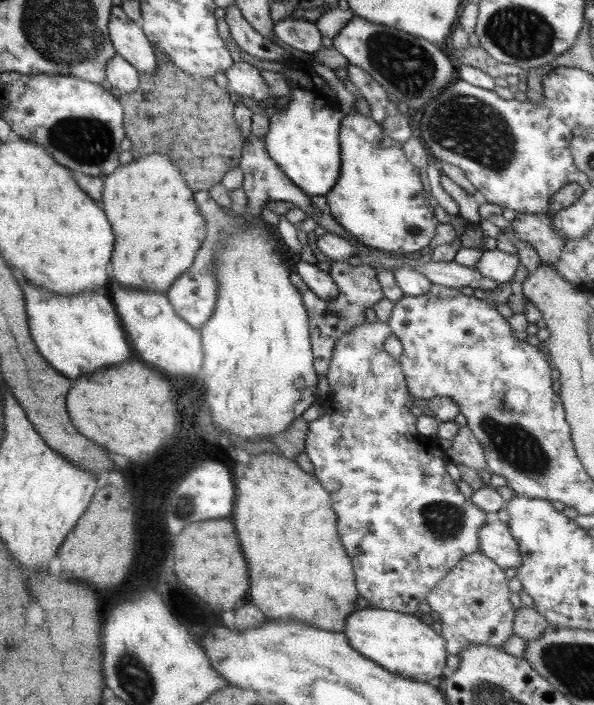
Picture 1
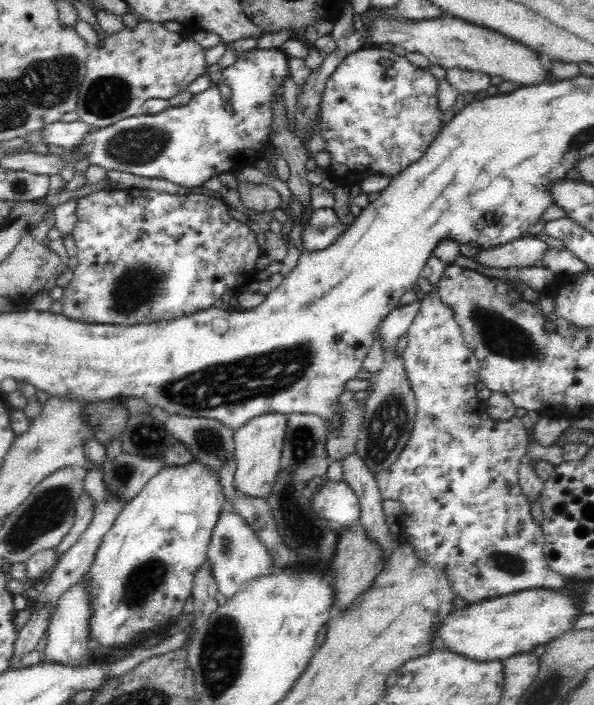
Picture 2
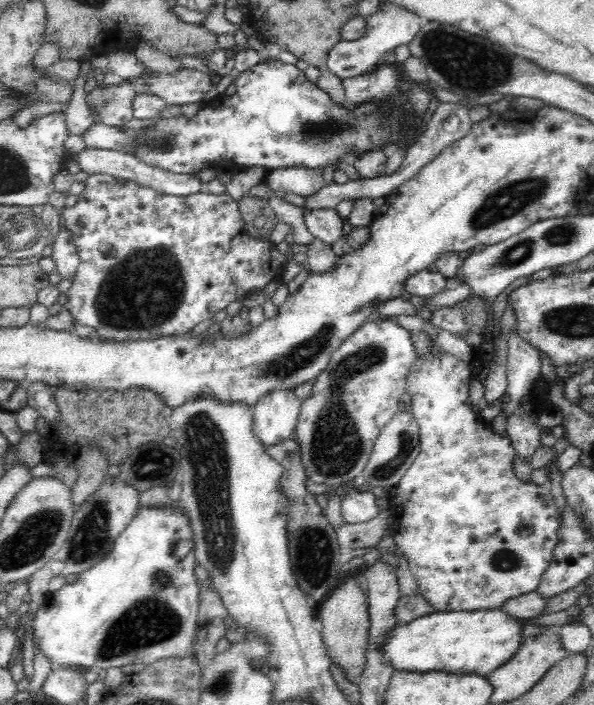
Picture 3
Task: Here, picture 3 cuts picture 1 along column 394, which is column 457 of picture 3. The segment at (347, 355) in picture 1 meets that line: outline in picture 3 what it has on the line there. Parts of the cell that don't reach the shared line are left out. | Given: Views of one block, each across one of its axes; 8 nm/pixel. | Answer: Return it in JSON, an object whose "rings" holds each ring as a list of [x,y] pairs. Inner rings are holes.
{"rings":[[[440,351],[436,353],[430,362],[428,359],[416,358],[416,364],[412,366],[408,376],[408,393],[412,397],[411,413],[418,421],[420,432],[420,454],[400,479],[400,482],[391,489],[390,514],[393,517],[392,537],[399,550],[405,555],[409,564],[409,570],[416,579],[421,595],[432,605],[436,612],[440,611],[473,611],[490,610],[502,605],[508,598],[528,594],[536,590],[544,572],[553,559],[553,552],[559,541],[558,531],[561,521],[557,507],[550,493],[551,485],[546,482],[535,485],[531,481],[522,481],[512,471],[512,459],[515,449],[511,441],[504,436],[498,436],[493,430],[489,430],[487,423],[478,417],[477,409],[474,409],[469,400],[469,384],[475,378],[471,373],[470,364],[456,357]]]}

